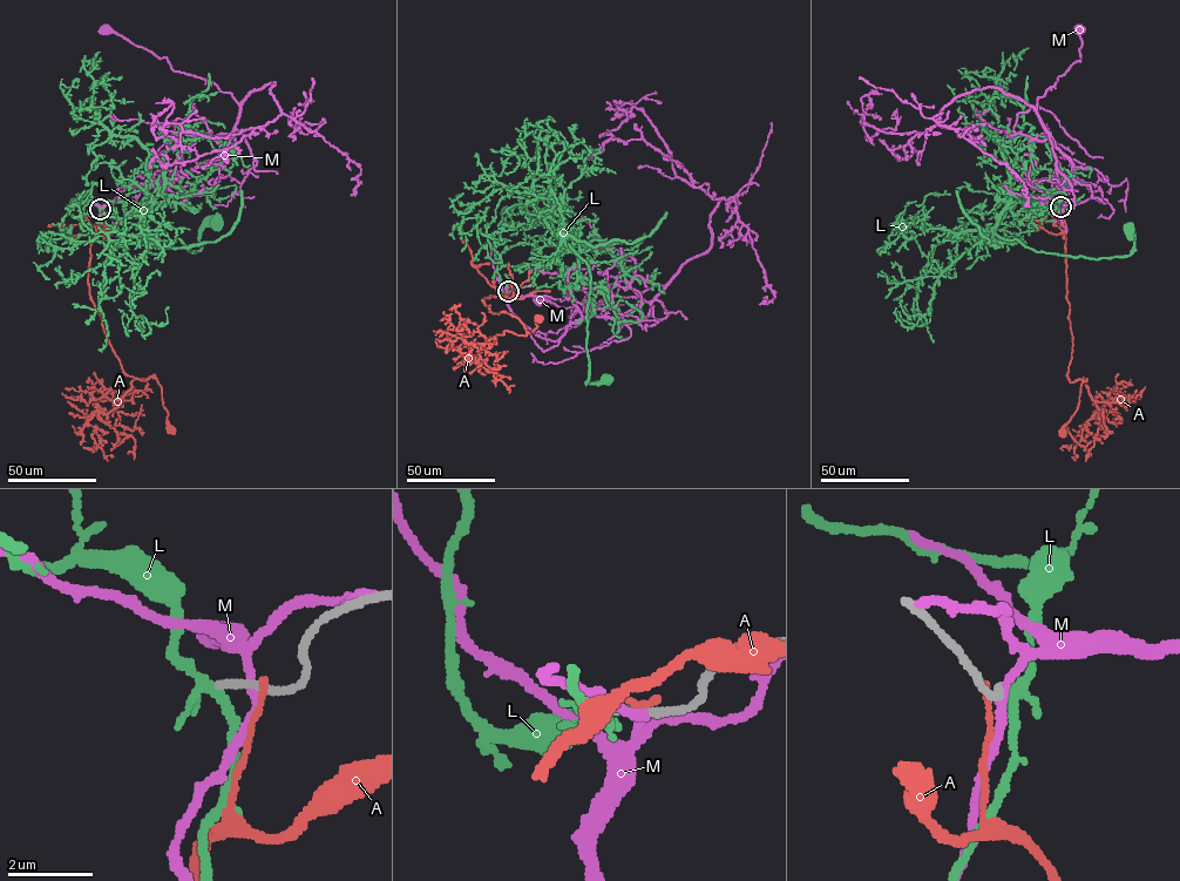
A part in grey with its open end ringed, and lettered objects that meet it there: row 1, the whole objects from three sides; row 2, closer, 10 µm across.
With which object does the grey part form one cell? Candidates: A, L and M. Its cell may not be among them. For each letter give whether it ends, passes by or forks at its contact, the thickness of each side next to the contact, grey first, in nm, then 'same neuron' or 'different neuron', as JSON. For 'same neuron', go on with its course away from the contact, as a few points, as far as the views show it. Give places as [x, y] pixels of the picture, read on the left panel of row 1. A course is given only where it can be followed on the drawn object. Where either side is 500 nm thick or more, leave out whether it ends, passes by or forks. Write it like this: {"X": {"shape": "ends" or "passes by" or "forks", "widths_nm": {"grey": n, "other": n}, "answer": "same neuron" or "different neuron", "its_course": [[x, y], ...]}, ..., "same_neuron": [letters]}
{"A": {"shape": "ends", "widths_nm": {"grey": 260, "other": 130}, "answer": "different neuron"}, "L": {"shape": "forks", "widths_nm": {"grey": 190, "other": 190}, "answer": "different neuron"}, "M": {"shape": "passes by", "widths_nm": {"grey": 260, "other": 200}, "answer": "different neuron"}, "same_neuron": []}

